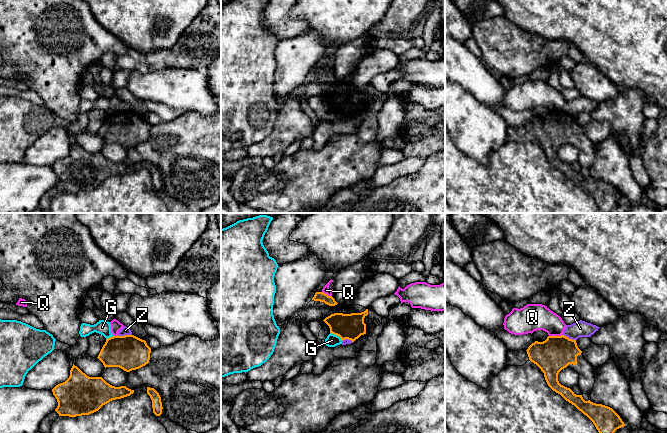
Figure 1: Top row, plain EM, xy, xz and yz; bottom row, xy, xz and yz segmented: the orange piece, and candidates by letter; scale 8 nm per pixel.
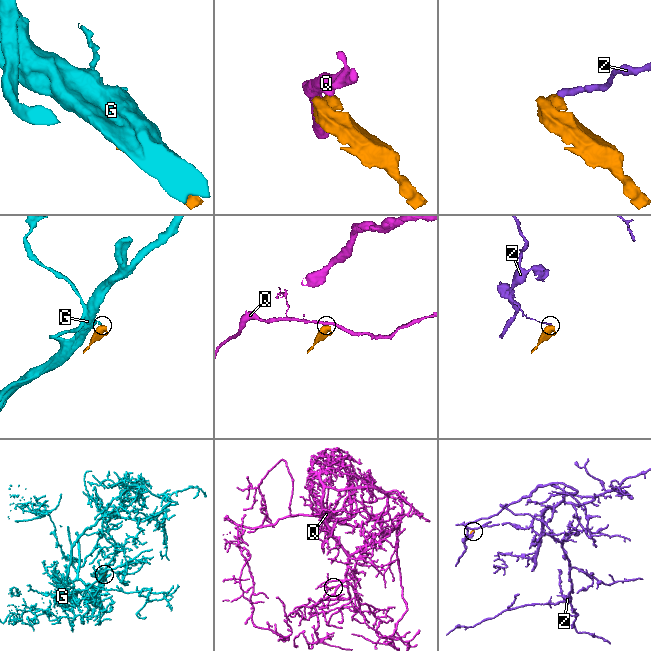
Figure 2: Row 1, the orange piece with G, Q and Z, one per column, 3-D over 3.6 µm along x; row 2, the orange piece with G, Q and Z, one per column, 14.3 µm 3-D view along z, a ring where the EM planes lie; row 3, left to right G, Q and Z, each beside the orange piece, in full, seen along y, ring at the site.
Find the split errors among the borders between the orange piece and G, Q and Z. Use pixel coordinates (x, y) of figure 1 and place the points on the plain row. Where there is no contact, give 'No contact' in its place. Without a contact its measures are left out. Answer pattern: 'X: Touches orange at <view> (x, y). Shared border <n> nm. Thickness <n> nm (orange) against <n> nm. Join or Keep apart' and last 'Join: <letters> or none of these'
G: Touches orange at xz (336, 110). Shared border 120 nm. Thickness 200 nm (orange) against 100 nm. Keep apart
Q: Touches orange at yz (555, 112). Shared border 110 nm. Thickness 280 nm (orange) against 220 nm. Keep apart
Z: Touches orange at xy (125, 111). Shared border 120 nm. Thickness 280 nm (orange) against 70 nm. Keep apart
Join: none of these

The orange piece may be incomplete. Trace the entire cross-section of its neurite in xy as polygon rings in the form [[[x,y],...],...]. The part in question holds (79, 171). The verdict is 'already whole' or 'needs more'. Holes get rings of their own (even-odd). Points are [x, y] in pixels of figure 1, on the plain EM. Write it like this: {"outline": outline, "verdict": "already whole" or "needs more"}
{"outline": [[[73,140],[69,154],[52,168],[58,182],[41,197],[39,207],[32,213],[50,213],[51,202],[59,192],[89,191],[112,176],[130,172],[134,166],[112,162],[102,153],[89,153]]], "verdict": "needs more"}

